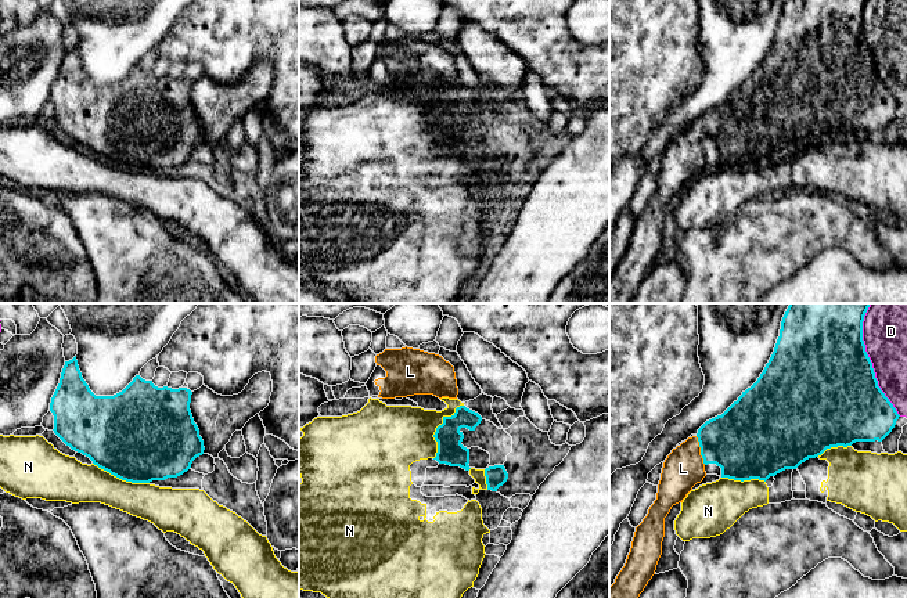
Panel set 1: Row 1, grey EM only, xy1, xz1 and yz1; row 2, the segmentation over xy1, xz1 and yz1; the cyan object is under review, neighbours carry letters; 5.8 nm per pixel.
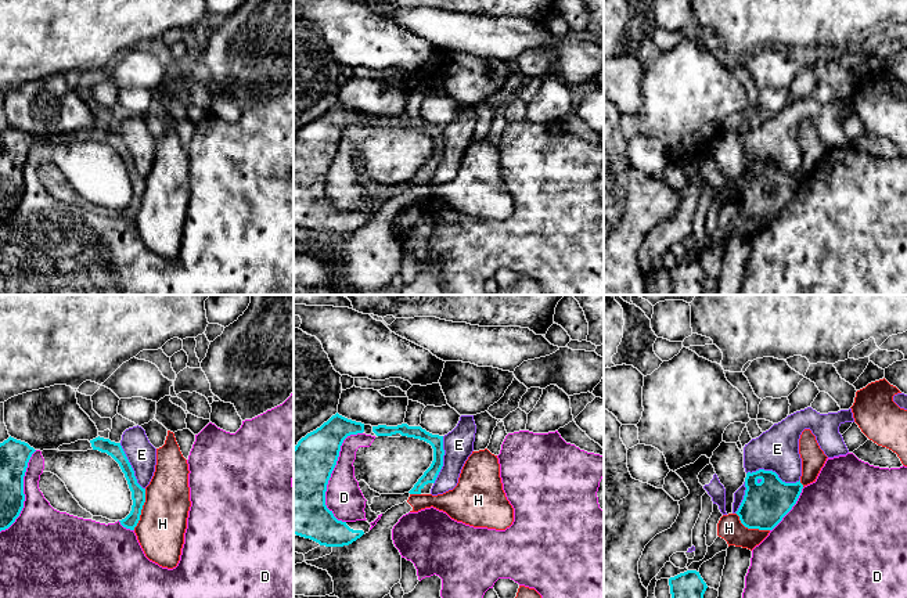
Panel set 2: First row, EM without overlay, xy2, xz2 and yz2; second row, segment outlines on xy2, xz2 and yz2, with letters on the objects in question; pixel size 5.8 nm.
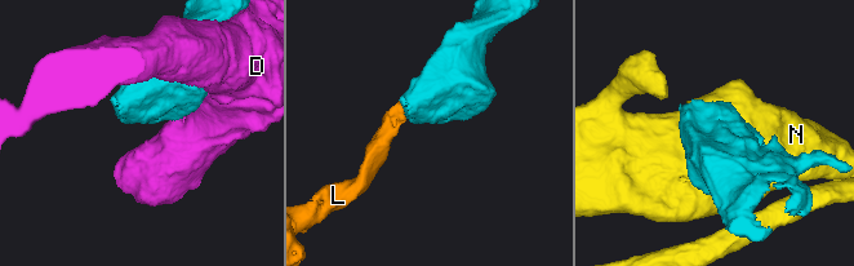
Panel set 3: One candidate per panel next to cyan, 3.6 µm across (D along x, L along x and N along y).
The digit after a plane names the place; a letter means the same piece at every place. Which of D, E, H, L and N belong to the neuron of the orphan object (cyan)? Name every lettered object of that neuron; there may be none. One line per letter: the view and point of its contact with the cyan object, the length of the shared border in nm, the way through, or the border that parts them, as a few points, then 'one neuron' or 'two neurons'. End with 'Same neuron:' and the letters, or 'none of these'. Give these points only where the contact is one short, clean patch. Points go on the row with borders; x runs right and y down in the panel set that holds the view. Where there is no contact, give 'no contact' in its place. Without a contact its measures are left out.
D: meets cyan in yz1 at (870, 360); contact 700 nm long; two neurons
E: meets cyan in yz2 at (771, 471); contact 320 nm long; two neurons
H: meets cyan in xy2 at (141, 508); contact 260 nm long; two neurons
L: meets cyan in yz1 at (701, 450); contact 180 nm long; runs through yz1 (742, 440), (719, 440), (701, 450), (683, 468); one neuron
N: meets cyan in xz1 at (436, 428); contact 360 nm long; two neurons
Same neuron: L

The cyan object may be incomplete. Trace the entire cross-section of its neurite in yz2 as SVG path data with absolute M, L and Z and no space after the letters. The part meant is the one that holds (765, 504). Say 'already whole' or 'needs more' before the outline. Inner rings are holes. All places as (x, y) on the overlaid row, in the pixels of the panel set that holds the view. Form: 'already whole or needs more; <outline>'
already whole; M773 471L748 472L745 496L735 512L748 529L773 530L796 504L803 484L785 483Z

